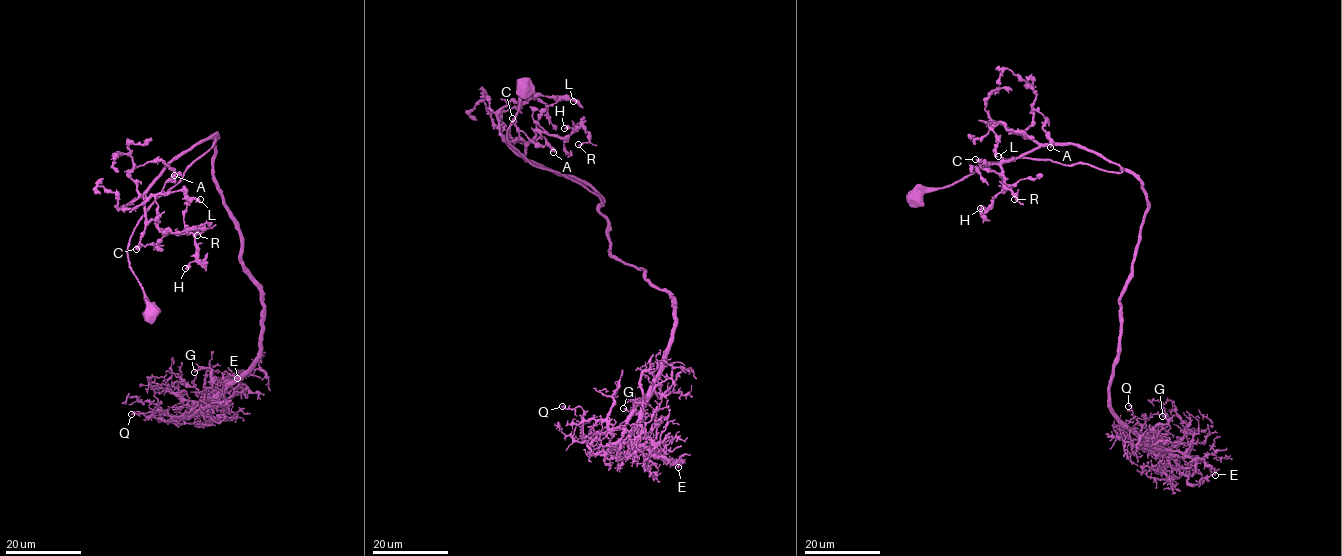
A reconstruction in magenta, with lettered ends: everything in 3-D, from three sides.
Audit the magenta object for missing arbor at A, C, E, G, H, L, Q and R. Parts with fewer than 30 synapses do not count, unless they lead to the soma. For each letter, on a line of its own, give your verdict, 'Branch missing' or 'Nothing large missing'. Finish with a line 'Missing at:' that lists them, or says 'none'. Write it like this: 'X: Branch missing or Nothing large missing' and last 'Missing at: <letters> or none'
A: Nothing large missing
C: Branch missing
E: Nothing large missing
G: Nothing large missing
H: Nothing large missing
L: Nothing large missing
Q: Nothing large missing
R: Branch missing
Missing at: C, R

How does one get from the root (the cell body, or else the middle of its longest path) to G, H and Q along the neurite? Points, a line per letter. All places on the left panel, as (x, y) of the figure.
G: (151, 314), (127, 245), (217, 135), (214, 179), (262, 306), (259, 358), (220, 389), (210, 368), (194, 372)
H: (151, 314), (127, 245), (216, 133), (173, 157), (144, 197), (148, 221), (194, 236), (196, 257), (185, 268)
Q: (151, 314), (127, 245), (217, 135), (214, 179), (262, 306), (259, 358), (176, 423), (131, 414)

